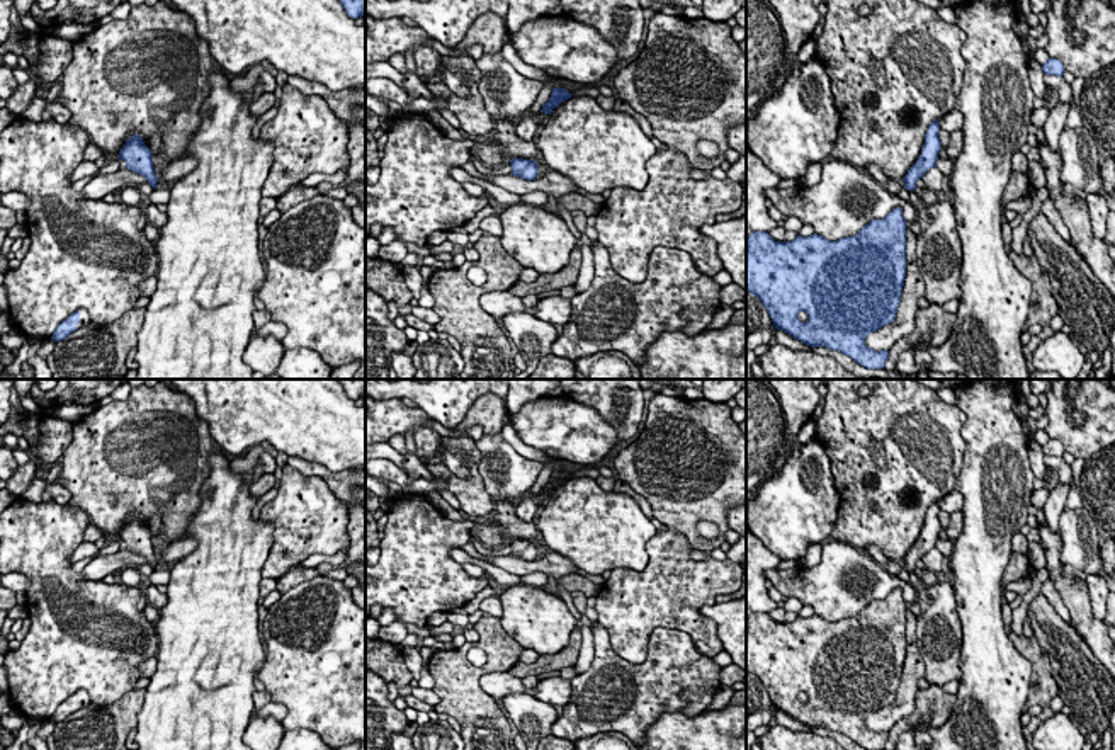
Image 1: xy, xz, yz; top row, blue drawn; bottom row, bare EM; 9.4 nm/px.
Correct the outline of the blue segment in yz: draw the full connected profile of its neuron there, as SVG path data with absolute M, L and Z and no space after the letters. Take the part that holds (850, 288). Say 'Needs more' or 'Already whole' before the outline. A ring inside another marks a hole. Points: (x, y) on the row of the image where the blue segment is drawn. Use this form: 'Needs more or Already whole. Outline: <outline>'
Already whole. Outline: M892 209L882 219L872 219L855 236L829 241L821 235L775 241L767 231L746 238L746 291L767 308L777 330L811 347L828 347L852 357L867 369L884 369L889 350L872 350L865 338L894 321L906 277L906 226L903 209Z

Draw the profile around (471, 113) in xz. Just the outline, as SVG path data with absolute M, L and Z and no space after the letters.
M439 75L432 77L428 88L435 97L445 99L447 109L459 119L461 129L469 136L486 136L493 131L495 121L488 114L478 88L473 88L467 97L456 95L442 83Z

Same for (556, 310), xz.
M561 296L542 298L535 304L535 316L564 327L571 318L571 303Z

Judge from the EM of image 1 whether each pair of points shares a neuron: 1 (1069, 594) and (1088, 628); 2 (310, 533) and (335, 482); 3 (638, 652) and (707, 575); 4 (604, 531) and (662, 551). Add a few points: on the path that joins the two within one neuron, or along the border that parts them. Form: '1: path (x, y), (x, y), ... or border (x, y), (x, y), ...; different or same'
1: path (1078, 602), (1081, 619); same
2: border (298, 470), (308, 477), (318, 477), (347, 507); different
3: path (639, 630), (685, 585); same
4: border (656, 531), (641, 570), (612, 568); different

